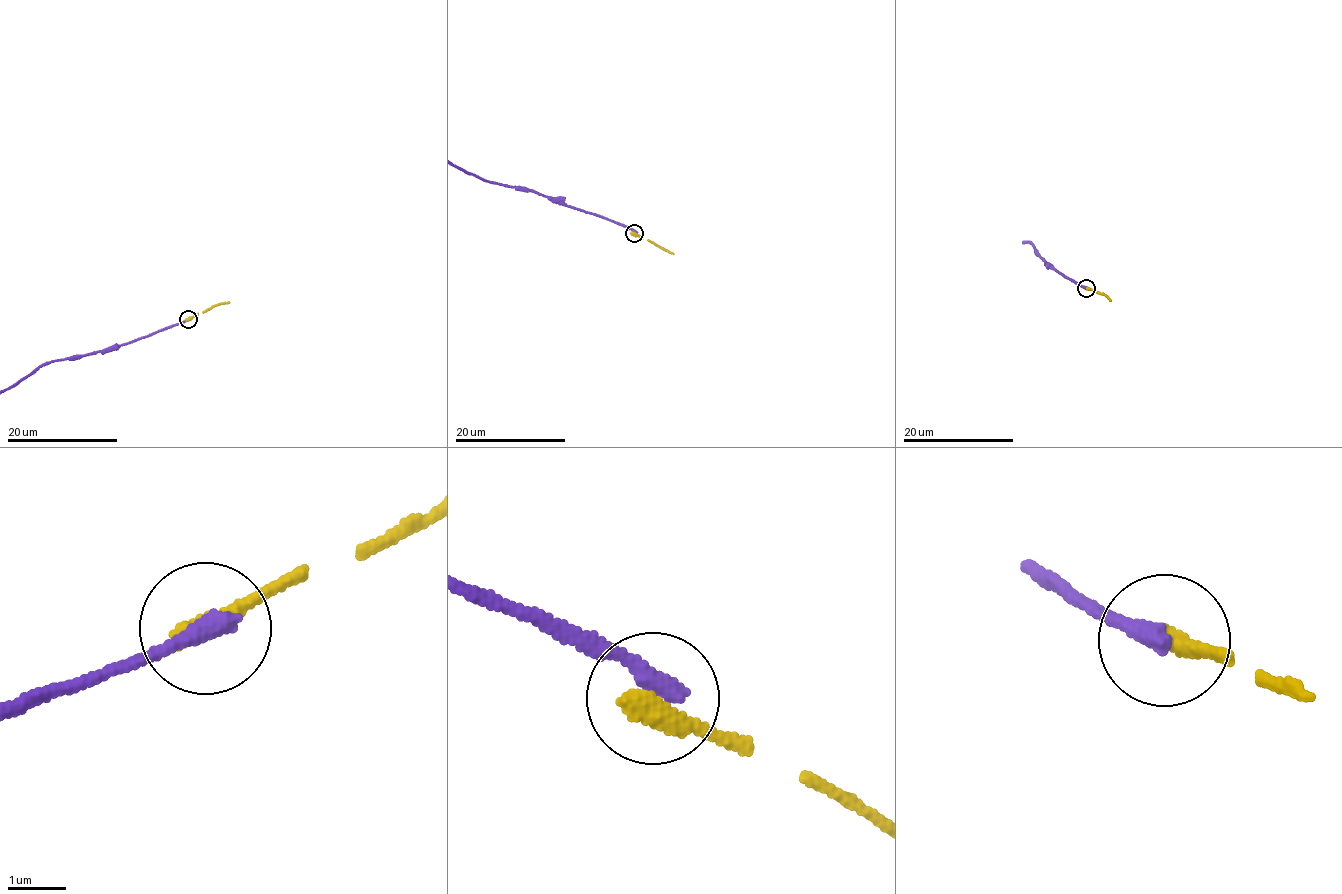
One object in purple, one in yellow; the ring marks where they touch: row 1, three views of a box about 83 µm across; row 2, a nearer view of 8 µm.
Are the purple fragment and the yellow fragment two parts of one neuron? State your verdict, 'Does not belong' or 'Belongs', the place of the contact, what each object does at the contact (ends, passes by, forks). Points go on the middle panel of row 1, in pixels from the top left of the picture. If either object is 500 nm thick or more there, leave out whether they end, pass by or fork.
Does not belong. Place: (634, 233). At the ring purple ends. At the ring yellow ends

